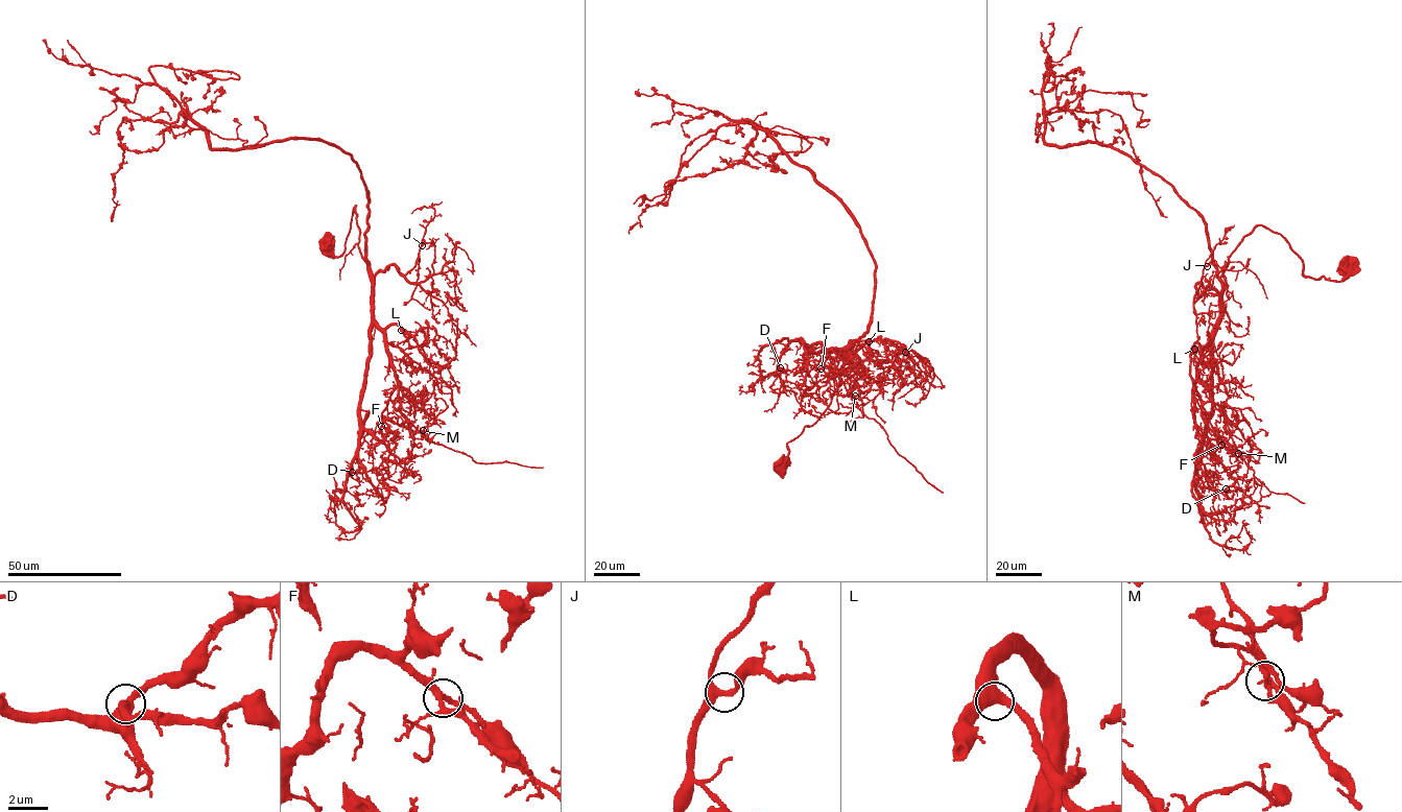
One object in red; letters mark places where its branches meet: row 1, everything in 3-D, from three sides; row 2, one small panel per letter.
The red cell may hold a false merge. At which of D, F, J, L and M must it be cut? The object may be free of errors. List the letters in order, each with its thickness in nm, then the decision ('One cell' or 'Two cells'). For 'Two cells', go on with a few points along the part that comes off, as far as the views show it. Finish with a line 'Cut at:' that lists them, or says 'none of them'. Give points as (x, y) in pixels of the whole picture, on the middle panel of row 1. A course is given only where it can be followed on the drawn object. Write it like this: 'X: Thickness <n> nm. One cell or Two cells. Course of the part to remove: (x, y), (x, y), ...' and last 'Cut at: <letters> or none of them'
D: Thickness 400 nm. One cell
F: Thickness 300 nm. One cell
J: Thickness 280 nm. One cell
L: Thickness 460 nm. One cell
M: Thickness 160 nm. Two cells. Course of the part to remove: (855, 396), (853, 399), (858, 408), (876, 421), (899, 454), (943, 492)
Cut at: M

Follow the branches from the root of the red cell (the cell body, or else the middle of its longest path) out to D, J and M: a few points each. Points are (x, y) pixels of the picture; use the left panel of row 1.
D: (326, 244), (330, 256), (341, 255), (355, 206), (358, 246), (367, 264), (372, 300), (352, 472)
J: (326, 244), (330, 256), (341, 255), (355, 206), (358, 248), (373, 275), (391, 265), (405, 275), (422, 245)
M: (326, 244), (330, 256), (341, 255), (355, 206), (374, 318), (402, 393), (434, 421), (423, 430)

